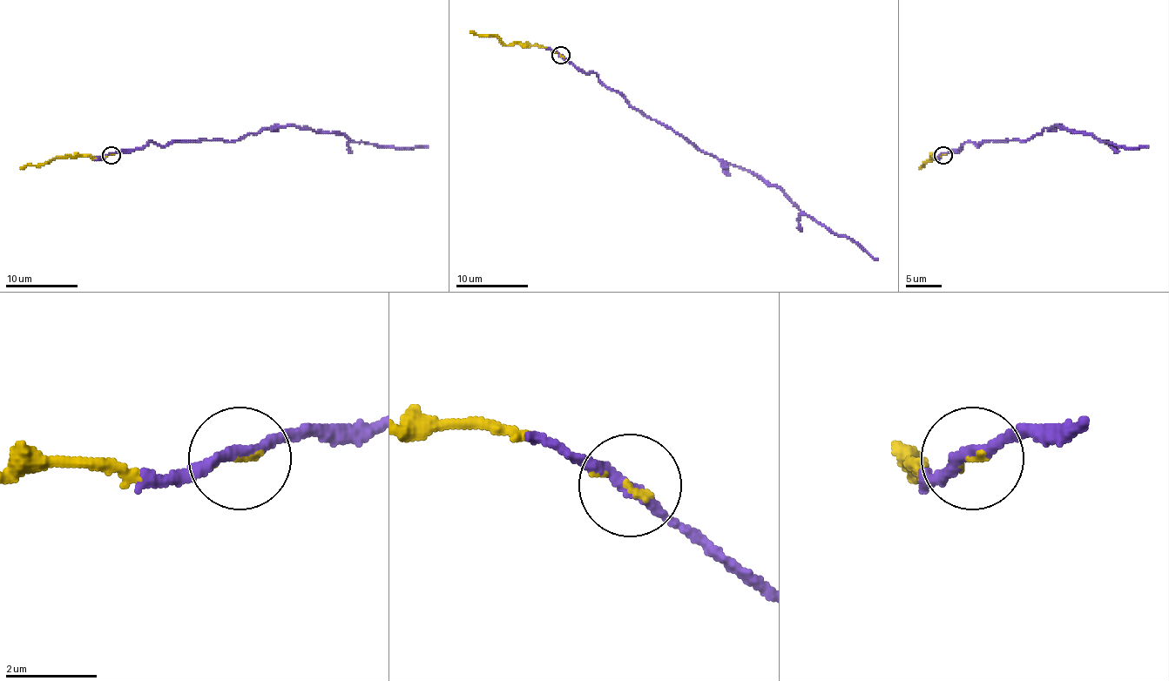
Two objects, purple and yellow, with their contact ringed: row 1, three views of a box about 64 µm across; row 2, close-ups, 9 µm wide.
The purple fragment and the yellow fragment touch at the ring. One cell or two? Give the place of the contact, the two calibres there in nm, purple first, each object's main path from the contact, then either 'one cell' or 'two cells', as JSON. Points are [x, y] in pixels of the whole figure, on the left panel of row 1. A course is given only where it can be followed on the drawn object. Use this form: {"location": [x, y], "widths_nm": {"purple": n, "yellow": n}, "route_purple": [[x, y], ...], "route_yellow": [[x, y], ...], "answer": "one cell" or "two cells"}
{"location": [111, 155], "widths_nm": {"purple": 240, "yellow": 80}, "route_purple": [[111, 154], [148, 142], [240, 140], [267, 127], [300, 125], [388, 147], [428, 145]], "route_yellow": [[111, 154], [55, 158], [45, 164], [23, 165], [20, 169]], "answer": "one cell"}

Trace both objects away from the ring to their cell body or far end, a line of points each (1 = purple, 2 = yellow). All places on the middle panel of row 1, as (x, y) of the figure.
1: (560, 55), (585, 72), (594, 72), (632, 107), (717, 157), (774, 184), (806, 213), (852, 239), (877, 259)
2: (560, 55), (540, 45), (504, 45), (496, 37), (474, 35), (470, 31)

